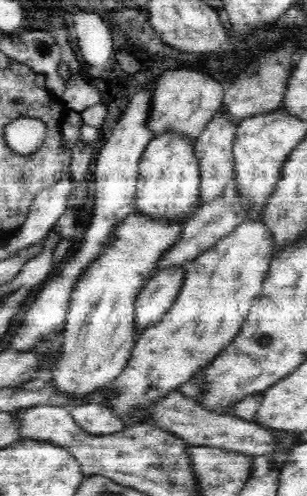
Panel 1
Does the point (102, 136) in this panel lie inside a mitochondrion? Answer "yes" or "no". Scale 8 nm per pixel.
no

